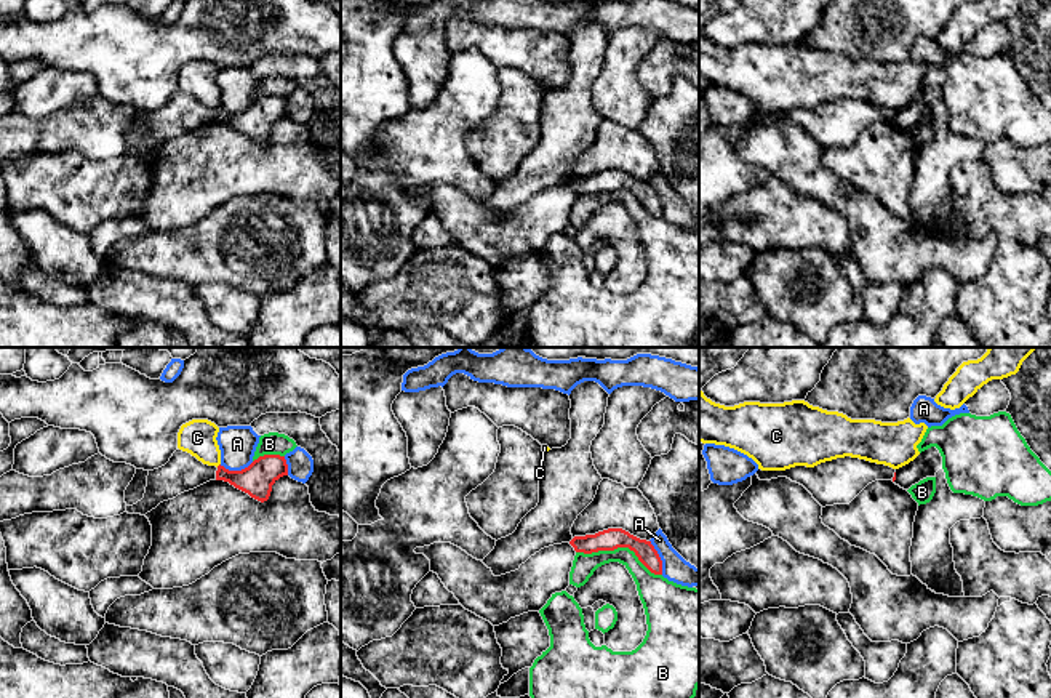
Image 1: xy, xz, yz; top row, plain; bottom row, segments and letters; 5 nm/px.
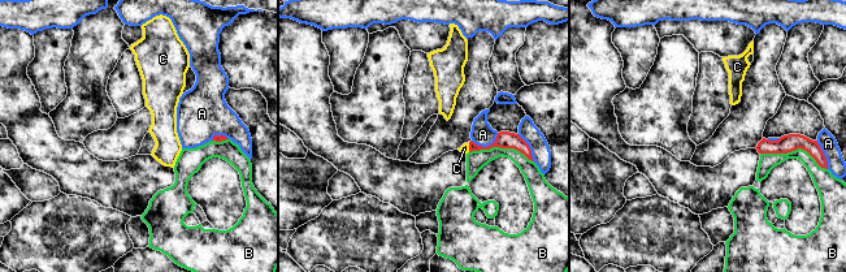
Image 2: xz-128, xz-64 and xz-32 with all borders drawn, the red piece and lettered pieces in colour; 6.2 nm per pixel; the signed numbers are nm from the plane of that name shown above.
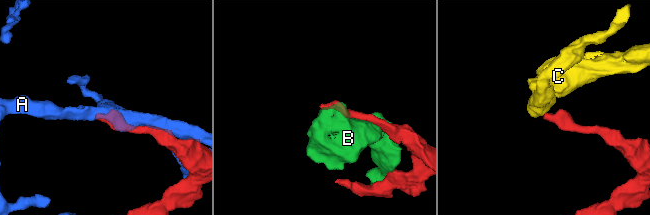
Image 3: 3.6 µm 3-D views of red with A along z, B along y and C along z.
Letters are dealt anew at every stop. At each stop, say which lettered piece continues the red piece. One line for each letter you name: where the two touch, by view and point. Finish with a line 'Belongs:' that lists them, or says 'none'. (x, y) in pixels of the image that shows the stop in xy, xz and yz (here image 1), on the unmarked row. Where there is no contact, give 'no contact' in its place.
Belongs: none

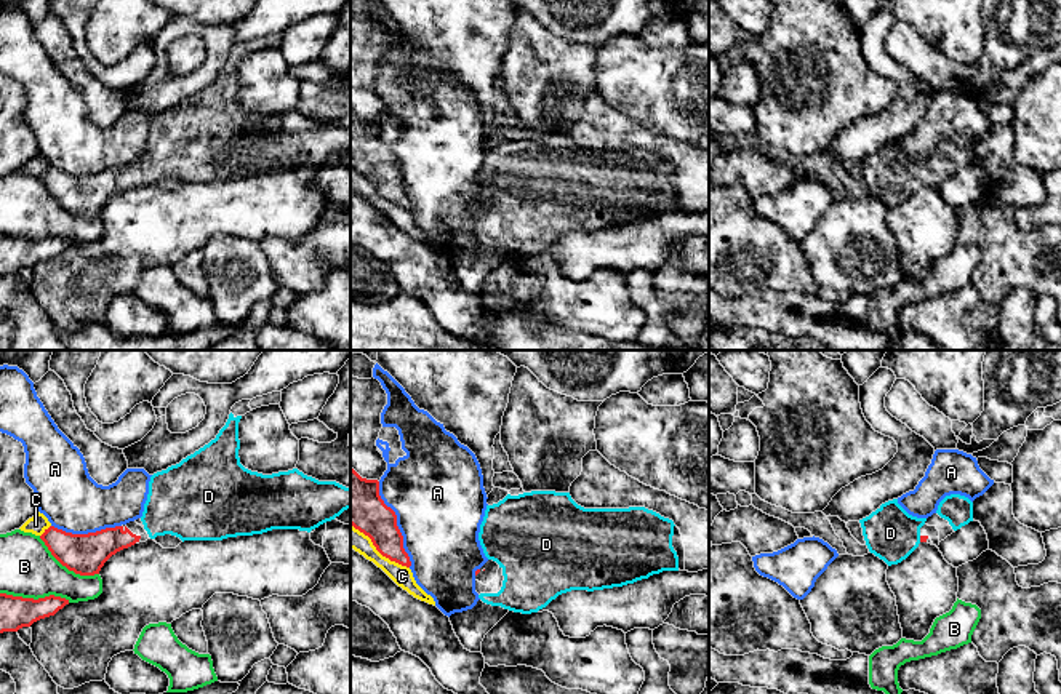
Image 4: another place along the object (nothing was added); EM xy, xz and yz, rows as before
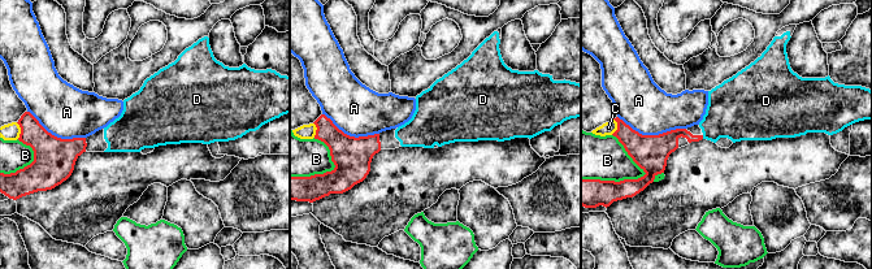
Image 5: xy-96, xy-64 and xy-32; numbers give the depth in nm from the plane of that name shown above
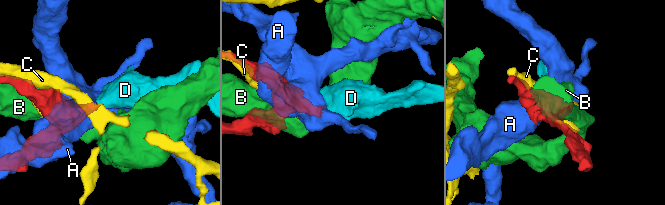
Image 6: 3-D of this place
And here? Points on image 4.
D: contact yz (920, 181)
Belongs: D

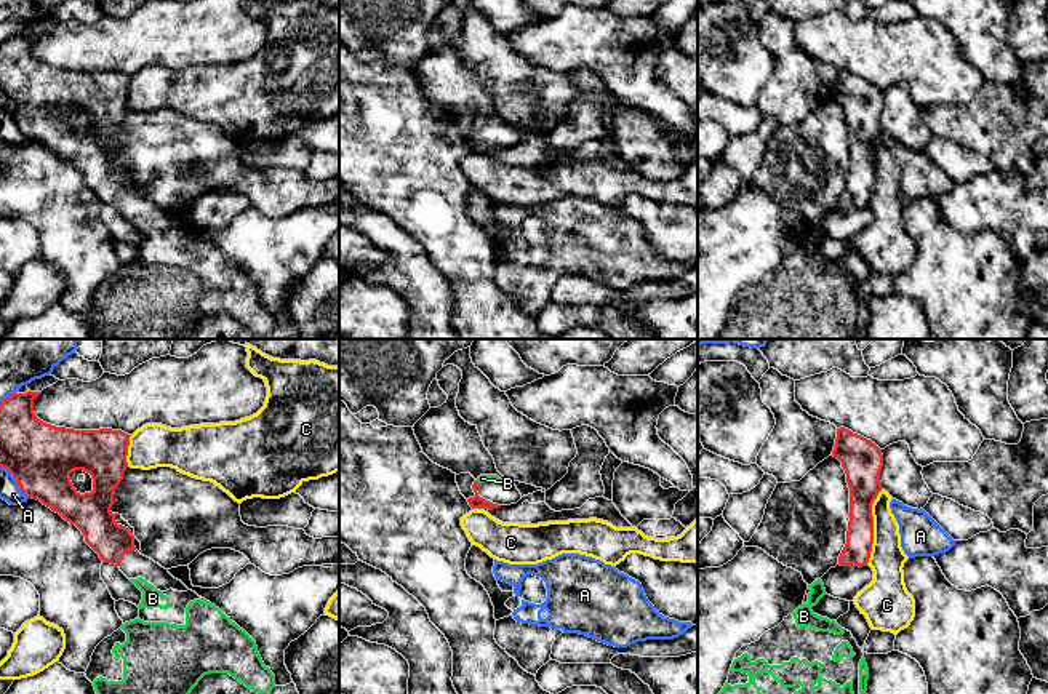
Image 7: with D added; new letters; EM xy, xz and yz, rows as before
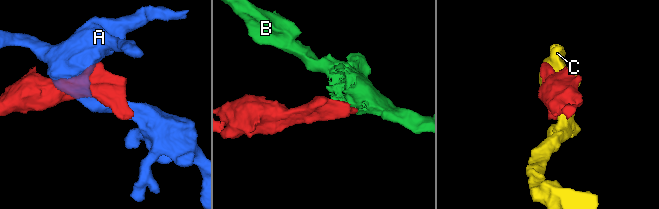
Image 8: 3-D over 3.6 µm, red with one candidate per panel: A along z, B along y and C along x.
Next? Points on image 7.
B: contact xz (477, 125)
Belongs: B

